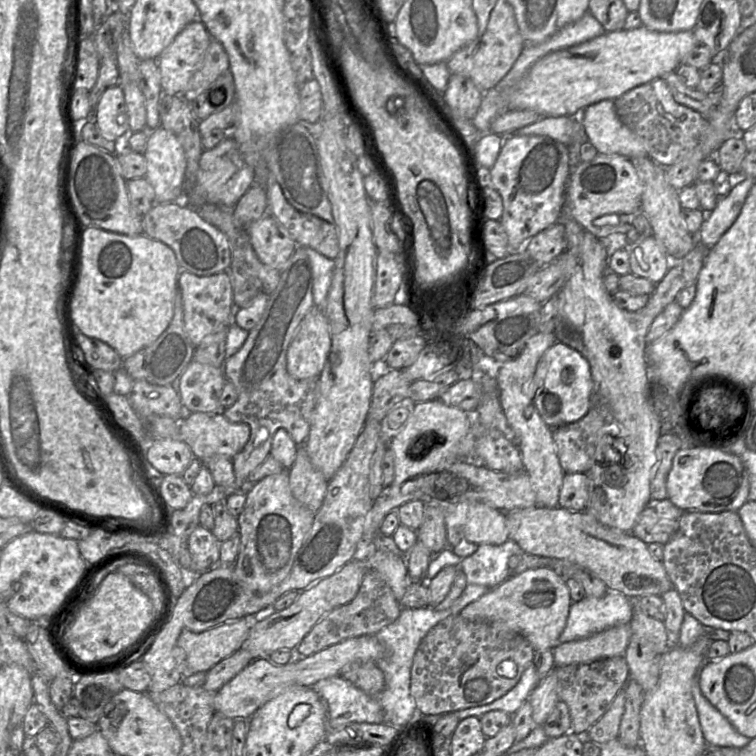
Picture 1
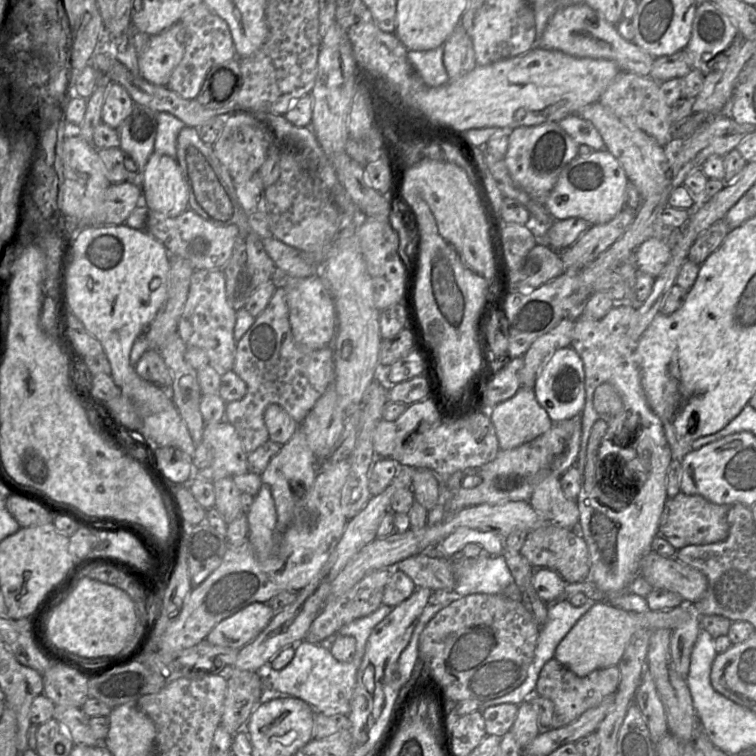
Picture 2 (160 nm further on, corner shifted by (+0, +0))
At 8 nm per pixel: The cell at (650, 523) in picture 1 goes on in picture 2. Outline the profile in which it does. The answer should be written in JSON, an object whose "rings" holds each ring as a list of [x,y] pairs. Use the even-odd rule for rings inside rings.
{"rings":[[[682,492],[668,498],[659,523],[658,536],[667,540],[676,550],[689,545],[705,545],[724,541],[729,535],[727,513],[730,505],[715,504],[700,495]]]}

